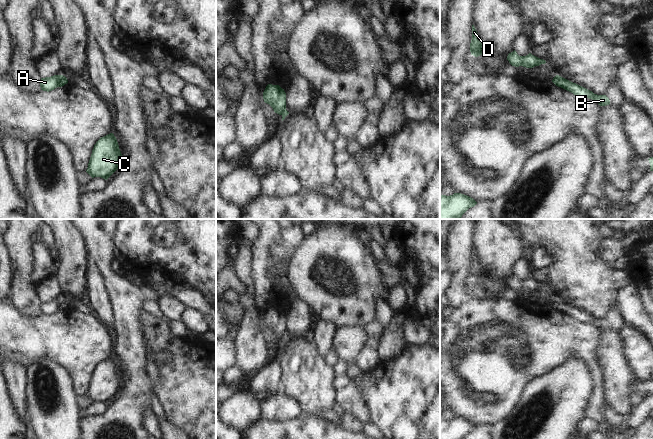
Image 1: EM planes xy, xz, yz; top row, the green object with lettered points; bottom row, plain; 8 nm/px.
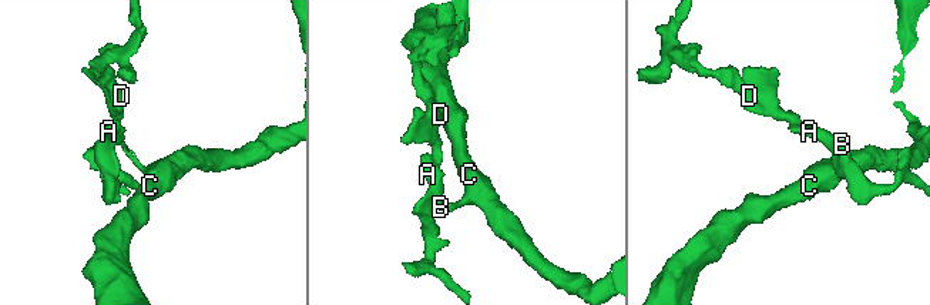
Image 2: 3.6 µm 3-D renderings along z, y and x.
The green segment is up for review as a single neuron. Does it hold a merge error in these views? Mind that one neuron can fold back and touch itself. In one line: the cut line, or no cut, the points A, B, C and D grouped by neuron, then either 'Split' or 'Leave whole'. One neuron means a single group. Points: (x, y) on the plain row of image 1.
Split along xy (62, 299), (56, 310). Groups: A D / B C. Split

